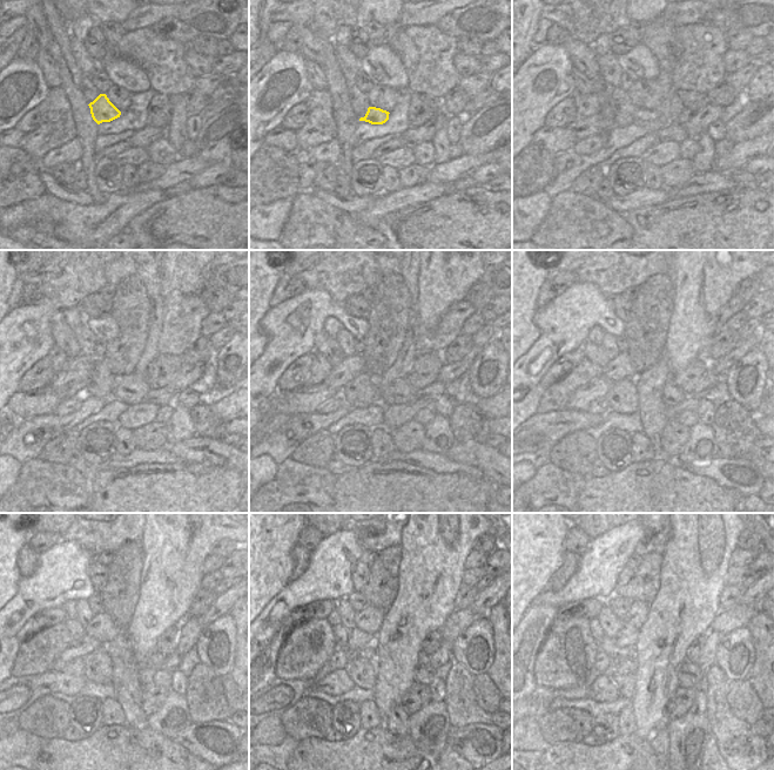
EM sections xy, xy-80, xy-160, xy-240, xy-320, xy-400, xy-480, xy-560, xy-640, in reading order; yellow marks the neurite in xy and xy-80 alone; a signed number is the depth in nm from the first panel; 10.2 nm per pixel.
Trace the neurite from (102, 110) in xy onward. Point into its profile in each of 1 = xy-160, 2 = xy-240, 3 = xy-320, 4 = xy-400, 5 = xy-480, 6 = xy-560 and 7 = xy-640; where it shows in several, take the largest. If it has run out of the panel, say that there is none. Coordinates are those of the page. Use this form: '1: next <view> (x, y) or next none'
1: next xy-160 (650, 120)
2: next xy-240 (132, 389)
3: next xy-320 (399, 392)
4: next xy-400 (672, 396)
5: next xy-480 (155, 660)
6: next xy-560 (424, 659)
7: next xy-640 (691, 668)

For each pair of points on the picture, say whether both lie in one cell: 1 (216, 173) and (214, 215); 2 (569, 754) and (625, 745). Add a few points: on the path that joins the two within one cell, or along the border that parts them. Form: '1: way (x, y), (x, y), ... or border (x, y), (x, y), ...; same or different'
1: border (222, 182), (215, 186), (195, 187), (193, 189); different
2: way (583, 755), (611, 755); same

